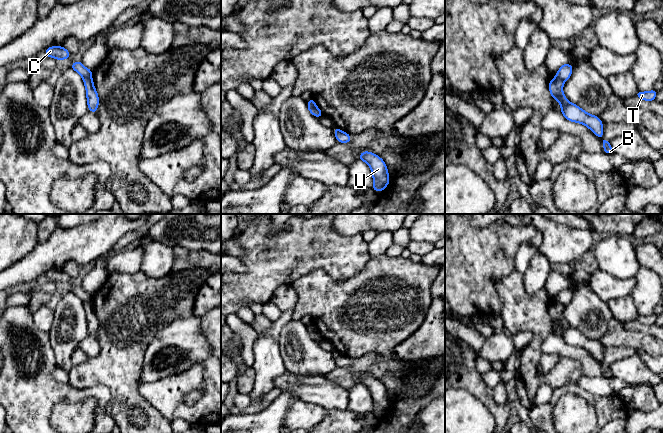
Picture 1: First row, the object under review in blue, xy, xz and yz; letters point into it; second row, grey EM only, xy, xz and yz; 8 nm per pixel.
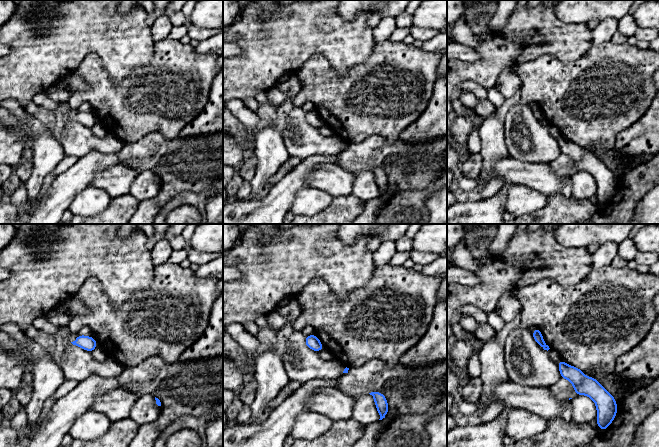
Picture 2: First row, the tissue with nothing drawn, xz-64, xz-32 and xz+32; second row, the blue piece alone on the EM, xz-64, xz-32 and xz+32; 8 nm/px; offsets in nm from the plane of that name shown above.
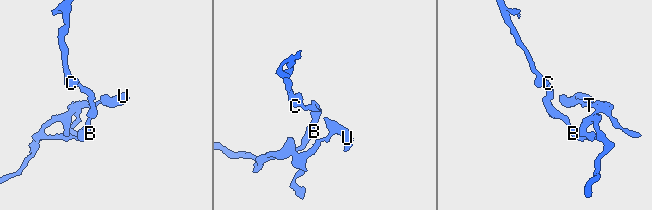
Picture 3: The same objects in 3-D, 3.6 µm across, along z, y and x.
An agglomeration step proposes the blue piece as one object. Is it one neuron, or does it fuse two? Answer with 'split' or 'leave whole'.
split

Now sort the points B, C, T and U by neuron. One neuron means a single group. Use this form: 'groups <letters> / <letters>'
groups B T U / C

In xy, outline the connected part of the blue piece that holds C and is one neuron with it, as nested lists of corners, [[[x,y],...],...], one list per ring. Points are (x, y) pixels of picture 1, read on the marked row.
[[[52,46],[45,50],[46,57],[53,57],[56,60],[65,60],[69,58],[71,53],[66,50],[63,46]]]

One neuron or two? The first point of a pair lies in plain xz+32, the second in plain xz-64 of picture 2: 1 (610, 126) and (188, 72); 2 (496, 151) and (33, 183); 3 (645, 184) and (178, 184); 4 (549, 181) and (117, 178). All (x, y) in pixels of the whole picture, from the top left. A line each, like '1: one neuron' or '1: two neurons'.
1: one neuron
2: one neuron
3: two neurons
4: one neuron

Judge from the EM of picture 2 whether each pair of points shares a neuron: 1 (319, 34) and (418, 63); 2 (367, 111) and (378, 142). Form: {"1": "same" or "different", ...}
{"1": "different", "2": "different"}

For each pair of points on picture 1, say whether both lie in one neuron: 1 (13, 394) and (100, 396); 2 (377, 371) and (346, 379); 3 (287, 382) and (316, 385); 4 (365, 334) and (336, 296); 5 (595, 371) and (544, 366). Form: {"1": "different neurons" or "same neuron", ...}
{"1": "same neuron", "2": "same neuron", "3": "same neuron", "4": "same neuron", "5": "different neurons"}

